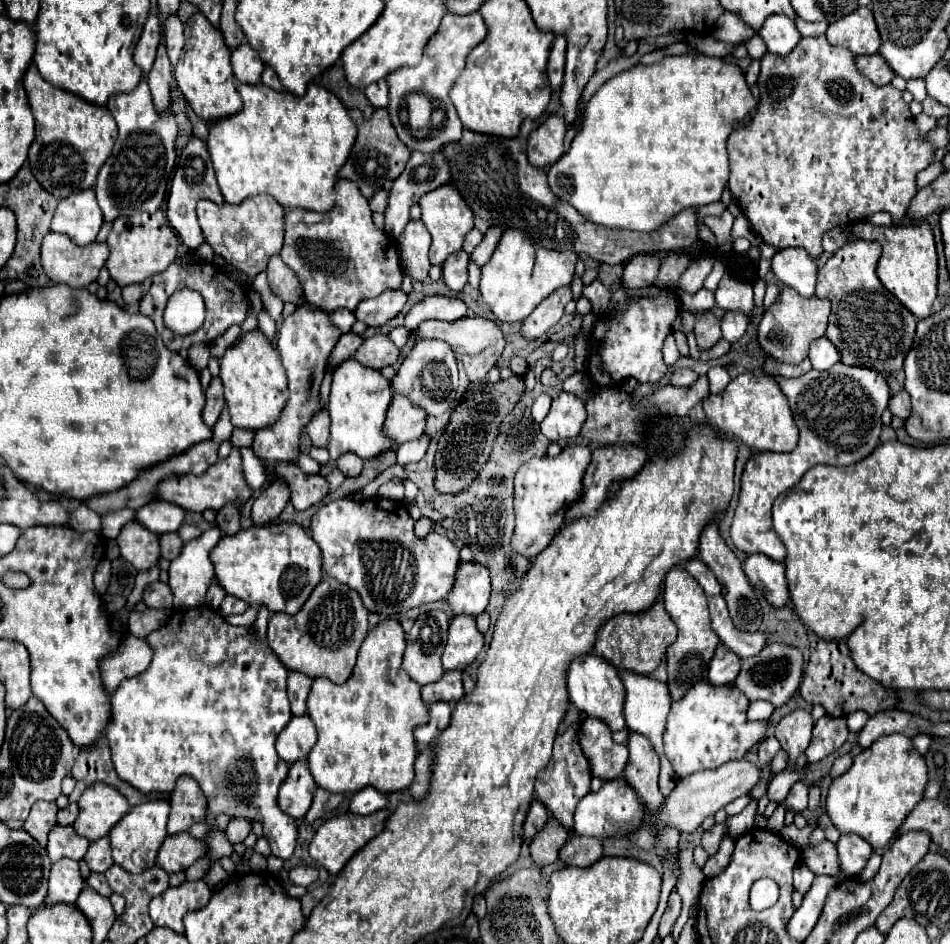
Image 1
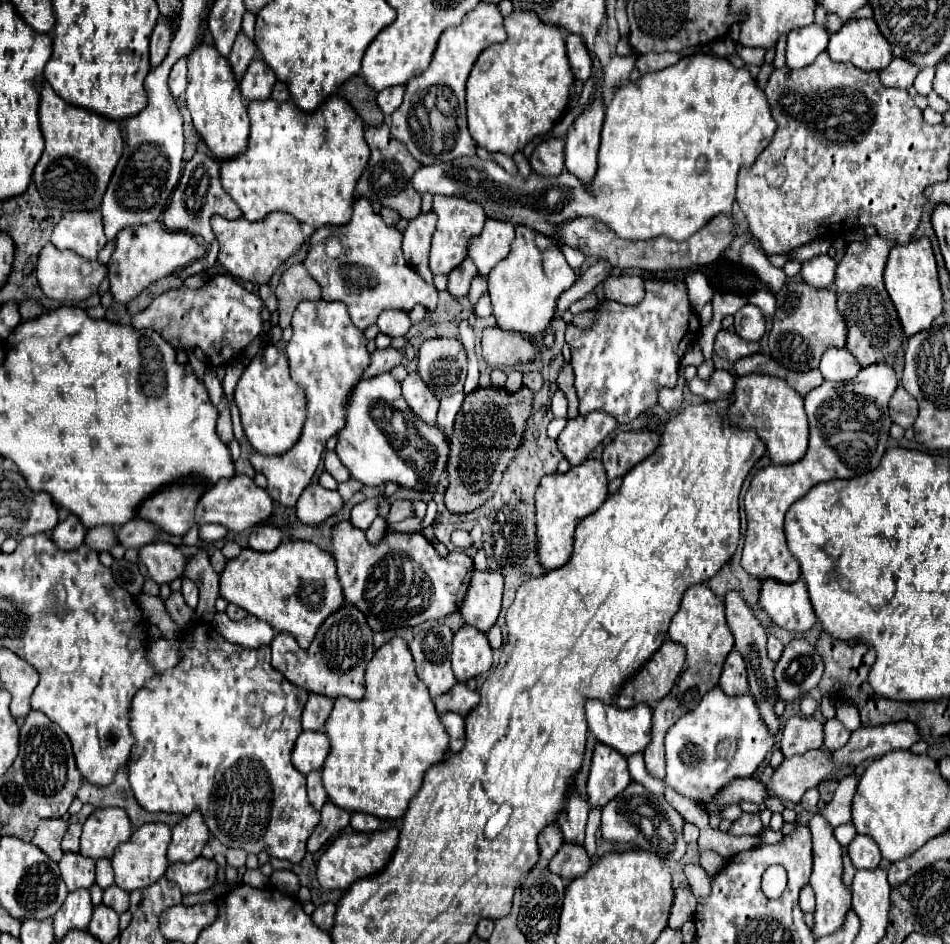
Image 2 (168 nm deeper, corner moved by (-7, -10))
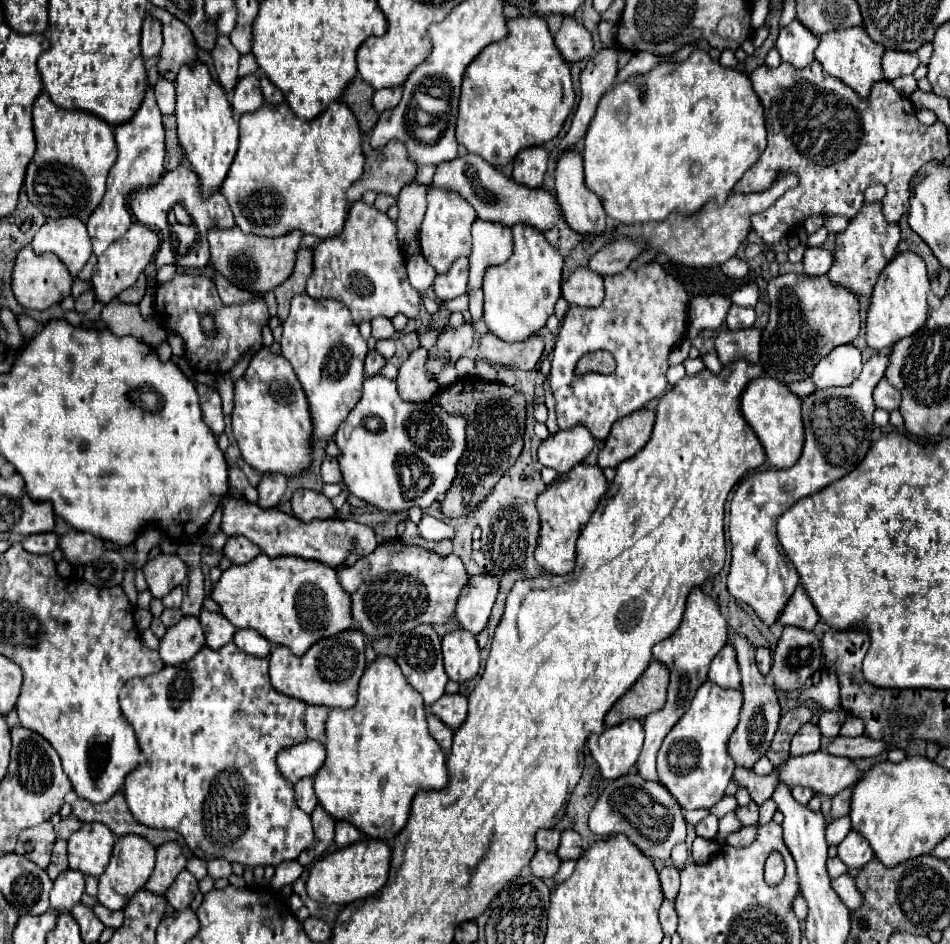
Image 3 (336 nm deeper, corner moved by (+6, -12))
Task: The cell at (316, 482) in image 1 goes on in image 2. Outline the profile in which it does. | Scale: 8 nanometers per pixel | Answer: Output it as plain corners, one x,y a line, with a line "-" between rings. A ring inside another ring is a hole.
309,484
307,490
303,490
295,510
297,518
303,524
317,526
329,516
337,514
343,506
343,498
339,496
337,490
327,490
321,484

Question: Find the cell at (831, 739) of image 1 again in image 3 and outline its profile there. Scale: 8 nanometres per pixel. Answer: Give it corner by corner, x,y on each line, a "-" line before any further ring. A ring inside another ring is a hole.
828,710
828,712
822,712
820,722
818,722
822,736
824,738
836,738
840,734
840,728
842,728
846,716
848,714
844,710

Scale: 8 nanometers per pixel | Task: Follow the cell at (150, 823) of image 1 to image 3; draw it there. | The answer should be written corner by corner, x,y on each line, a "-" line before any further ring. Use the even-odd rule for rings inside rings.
130,834
130,836
124,836
122,840
118,840
114,844
110,864
106,866
104,874
100,876
98,902
110,910
122,910
126,906
126,902
130,900
130,896
134,896
134,892
138,892
138,888
142,888
146,884
146,880
150,878
150,874
154,870
154,854
156,854
154,846
140,836

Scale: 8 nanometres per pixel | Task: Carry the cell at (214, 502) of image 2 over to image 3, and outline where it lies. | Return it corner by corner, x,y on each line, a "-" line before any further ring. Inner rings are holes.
242,498
224,500
222,514
222,530
226,536
246,536
268,556
298,556
304,560
316,560
326,566
338,568
344,564
348,554
356,552
358,556
368,556
378,546
374,530
370,526
352,522
352,520
318,520
318,522
302,522
296,516
284,514
276,508
262,510
256,504
248,504

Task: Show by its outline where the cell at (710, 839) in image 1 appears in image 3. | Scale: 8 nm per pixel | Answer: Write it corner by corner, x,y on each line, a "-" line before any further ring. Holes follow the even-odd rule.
750,802
744,808
738,808
736,814
744,826
756,826
758,824
758,804
756,802

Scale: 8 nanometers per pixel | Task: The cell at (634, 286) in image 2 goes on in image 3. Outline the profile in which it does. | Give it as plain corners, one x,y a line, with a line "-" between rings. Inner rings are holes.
576,268
562,284
562,298
576,306
598,306
604,300
604,282
590,268

